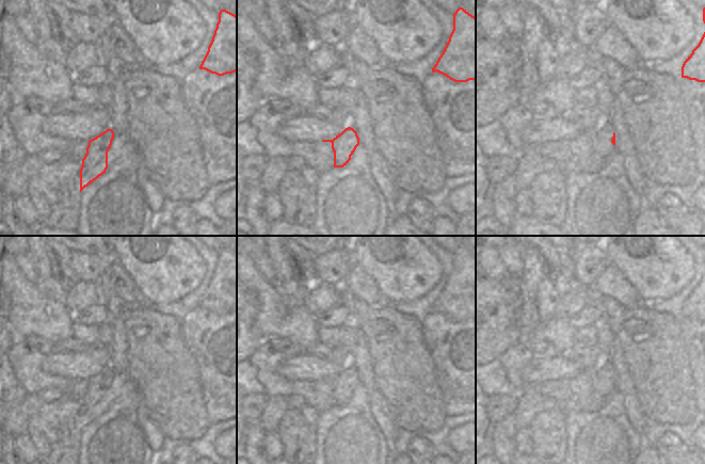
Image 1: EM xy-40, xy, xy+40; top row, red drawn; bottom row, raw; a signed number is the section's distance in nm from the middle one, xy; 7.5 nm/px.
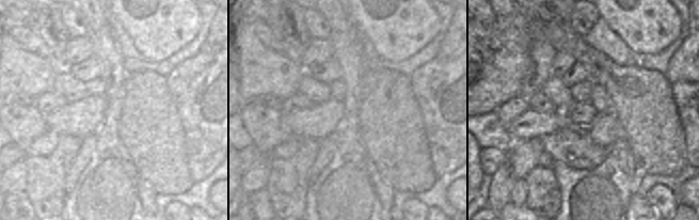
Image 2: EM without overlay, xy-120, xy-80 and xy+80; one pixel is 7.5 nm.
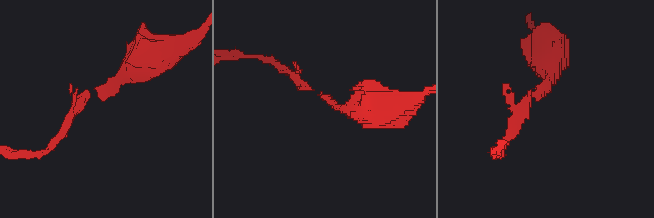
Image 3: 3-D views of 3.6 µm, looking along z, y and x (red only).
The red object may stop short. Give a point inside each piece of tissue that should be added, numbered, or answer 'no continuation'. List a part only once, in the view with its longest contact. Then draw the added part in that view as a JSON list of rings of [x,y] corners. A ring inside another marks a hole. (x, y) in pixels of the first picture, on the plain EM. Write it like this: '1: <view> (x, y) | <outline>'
no continuation

